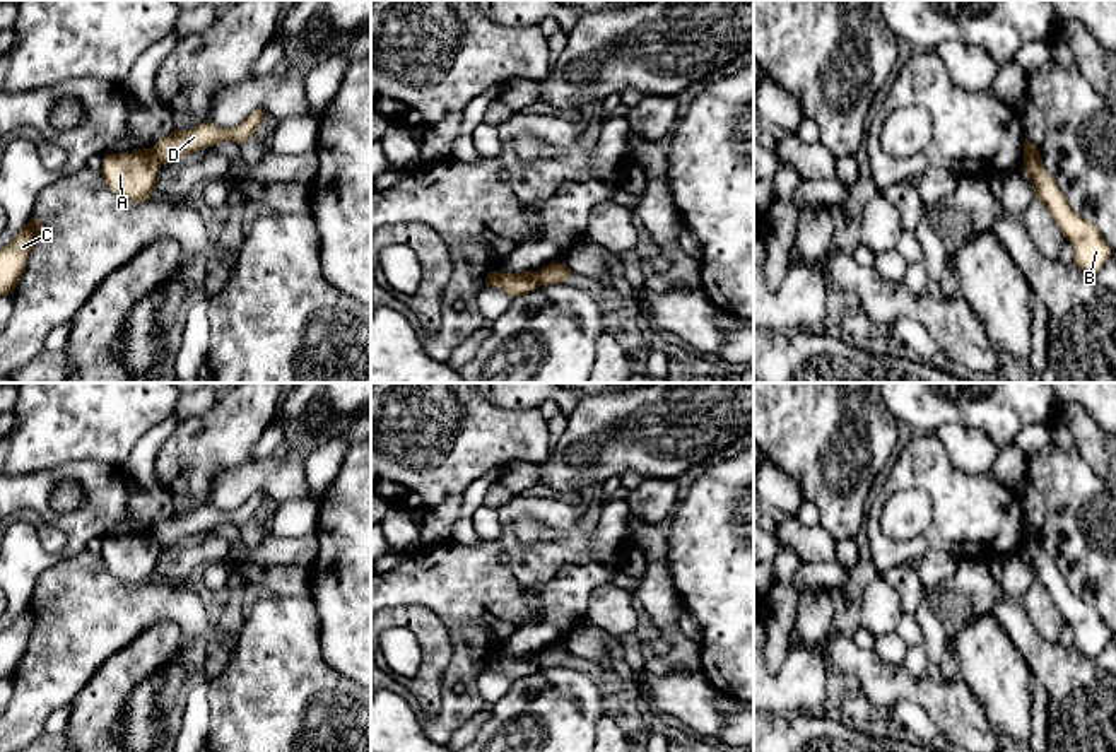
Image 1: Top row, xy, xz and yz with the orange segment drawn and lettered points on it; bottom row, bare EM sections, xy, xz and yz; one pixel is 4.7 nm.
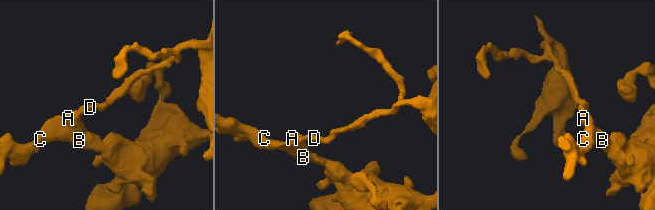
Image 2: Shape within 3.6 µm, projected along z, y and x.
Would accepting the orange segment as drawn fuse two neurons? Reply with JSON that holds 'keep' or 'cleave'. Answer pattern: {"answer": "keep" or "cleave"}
{"answer": "cleave"}

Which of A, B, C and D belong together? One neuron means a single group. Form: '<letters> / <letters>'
A B C / D

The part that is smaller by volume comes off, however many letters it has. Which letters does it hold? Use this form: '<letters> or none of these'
D

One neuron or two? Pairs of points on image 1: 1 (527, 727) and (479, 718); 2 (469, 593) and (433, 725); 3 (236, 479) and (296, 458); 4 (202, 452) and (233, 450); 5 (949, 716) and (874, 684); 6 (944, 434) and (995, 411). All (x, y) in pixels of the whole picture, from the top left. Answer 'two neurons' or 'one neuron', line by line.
1: two neurons
2: one neuron
3: one neuron
4: one neuron
5: one neuron
6: two neurons

